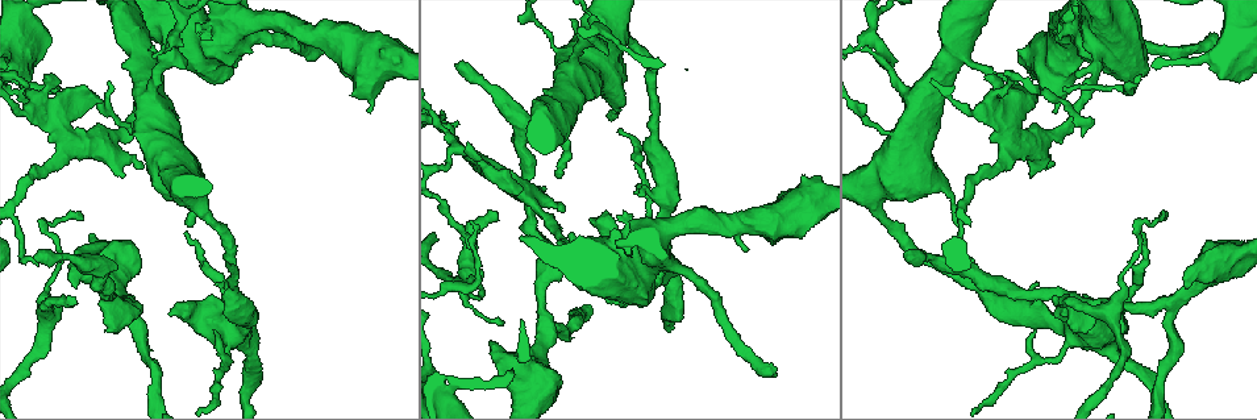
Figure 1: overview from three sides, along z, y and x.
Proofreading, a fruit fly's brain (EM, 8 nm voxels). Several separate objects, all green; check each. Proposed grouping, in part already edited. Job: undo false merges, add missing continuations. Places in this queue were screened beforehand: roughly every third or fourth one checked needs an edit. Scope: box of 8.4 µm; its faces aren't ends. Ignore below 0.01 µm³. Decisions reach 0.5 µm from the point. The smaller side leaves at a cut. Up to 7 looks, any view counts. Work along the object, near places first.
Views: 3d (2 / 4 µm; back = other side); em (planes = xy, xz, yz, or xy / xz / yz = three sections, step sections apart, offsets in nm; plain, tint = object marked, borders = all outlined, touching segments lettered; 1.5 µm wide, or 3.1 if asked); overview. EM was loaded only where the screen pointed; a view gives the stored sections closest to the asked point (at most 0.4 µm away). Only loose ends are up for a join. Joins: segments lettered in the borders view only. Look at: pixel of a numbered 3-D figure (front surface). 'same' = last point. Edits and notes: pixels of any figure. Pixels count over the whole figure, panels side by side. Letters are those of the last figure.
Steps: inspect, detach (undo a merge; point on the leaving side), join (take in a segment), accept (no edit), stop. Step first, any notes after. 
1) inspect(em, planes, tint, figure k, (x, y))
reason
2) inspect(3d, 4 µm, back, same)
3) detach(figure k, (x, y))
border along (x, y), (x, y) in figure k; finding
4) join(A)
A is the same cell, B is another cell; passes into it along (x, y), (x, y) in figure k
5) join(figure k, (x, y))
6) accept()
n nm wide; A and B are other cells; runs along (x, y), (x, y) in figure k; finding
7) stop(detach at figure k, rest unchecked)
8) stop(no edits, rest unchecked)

inspect(3d, 4 µm, figure 1, (455, 63))
an open end

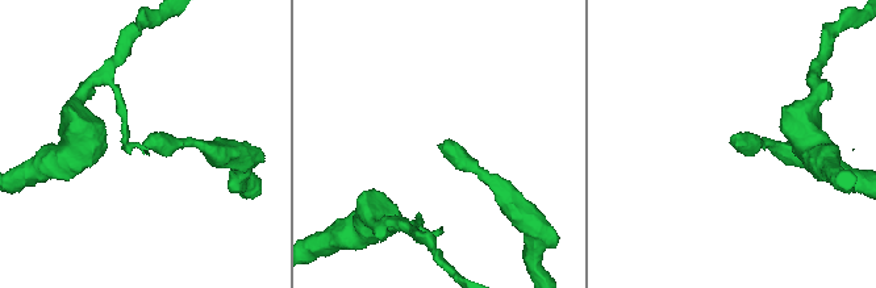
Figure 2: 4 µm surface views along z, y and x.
inspect(em, planes, plain, figure 2, (439, 145))

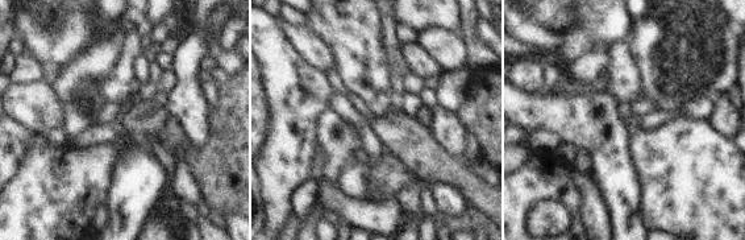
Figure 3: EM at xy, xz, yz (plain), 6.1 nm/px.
inspect(em, planes, borders, same)
what lies round it

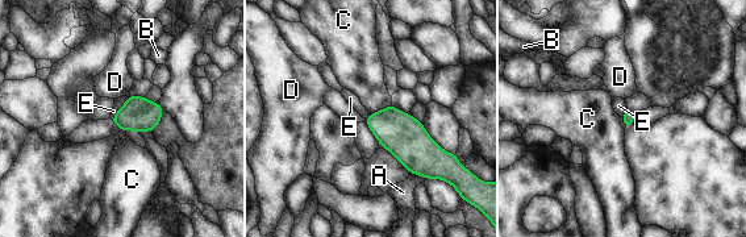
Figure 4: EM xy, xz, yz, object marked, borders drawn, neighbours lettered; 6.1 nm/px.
accept()
E touches over 170 nm; A, B, C, D and E are other cells; none of them fits

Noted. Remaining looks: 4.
inspect(em, planes, borders, figure 1, (1143, 233))
an open end

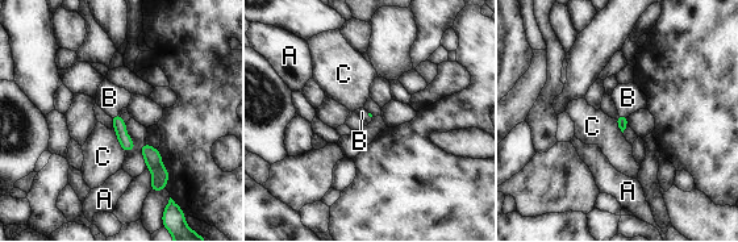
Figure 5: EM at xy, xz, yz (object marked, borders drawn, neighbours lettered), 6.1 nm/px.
join(B)
B is the same cell, A and C are other cells; passes into it along (622, 121), (622, 115), (628, 97) in figure 5; it goes on there

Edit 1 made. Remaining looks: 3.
inspect(overview)

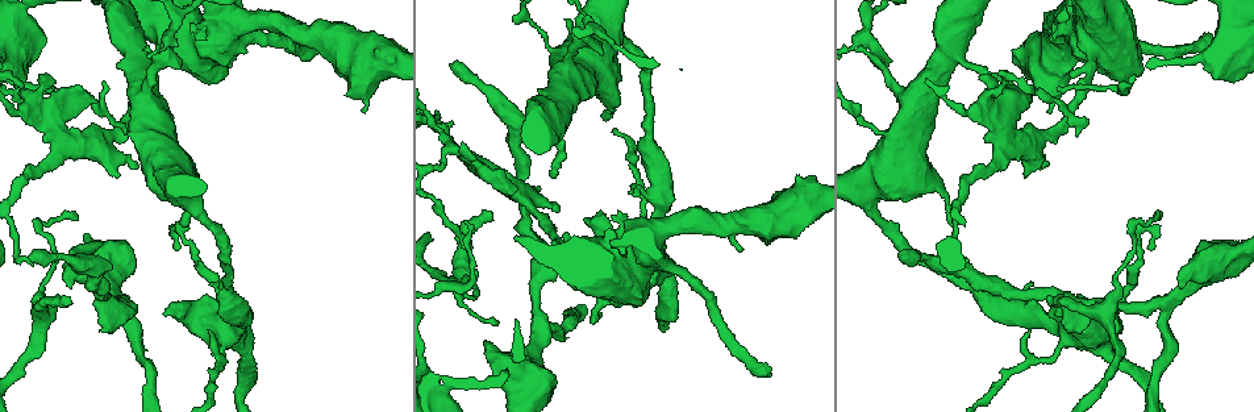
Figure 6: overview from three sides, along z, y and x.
inspect(3d, 4 µm, figure 6, (1095, 335))
four or more arms meet

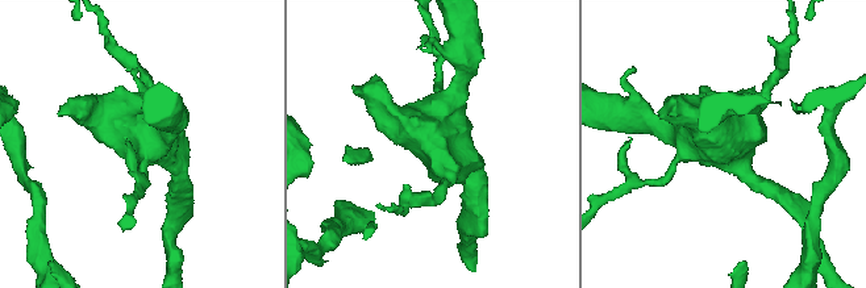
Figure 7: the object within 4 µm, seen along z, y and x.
inspect(em, planes, borders, figure 7, (456, 138))

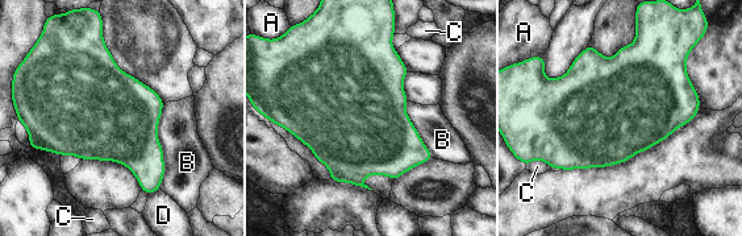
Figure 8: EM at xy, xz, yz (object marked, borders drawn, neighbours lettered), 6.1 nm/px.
accept()
550 nm wide; A, B, C and D are other cells; border along (165, 104), (159, 189) in figure 8; all the same cell

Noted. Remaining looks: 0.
stop(join at figure 5, rest unchecked)

